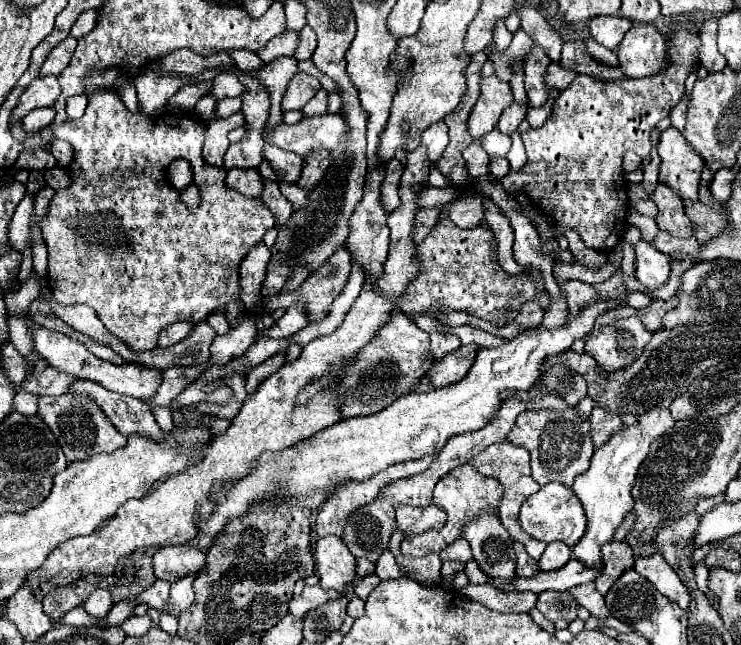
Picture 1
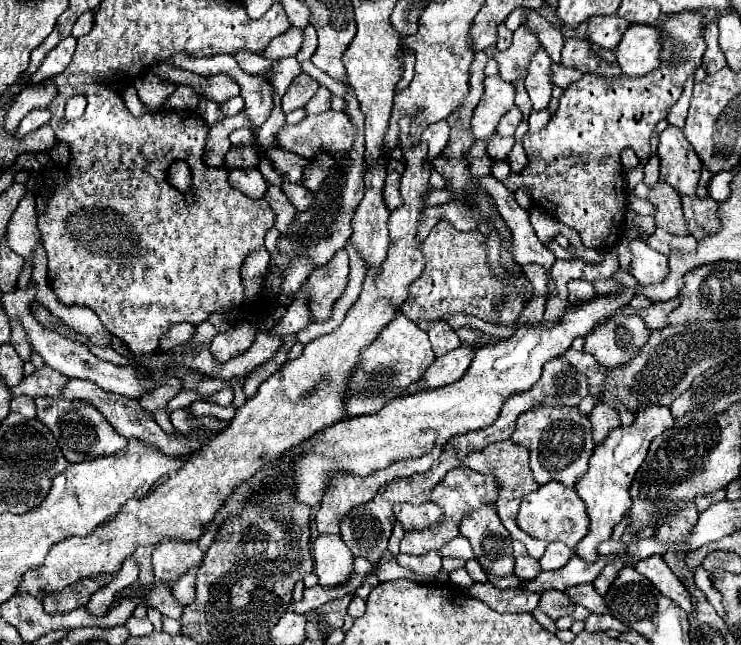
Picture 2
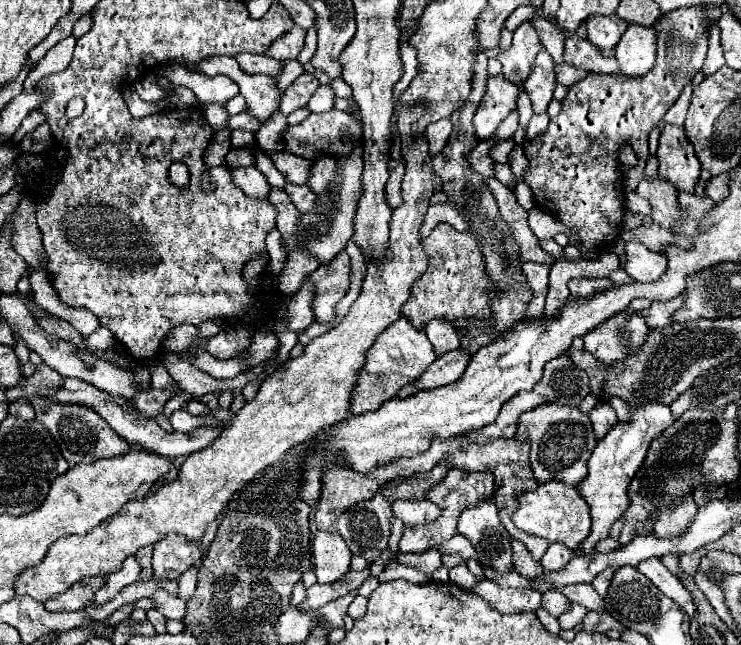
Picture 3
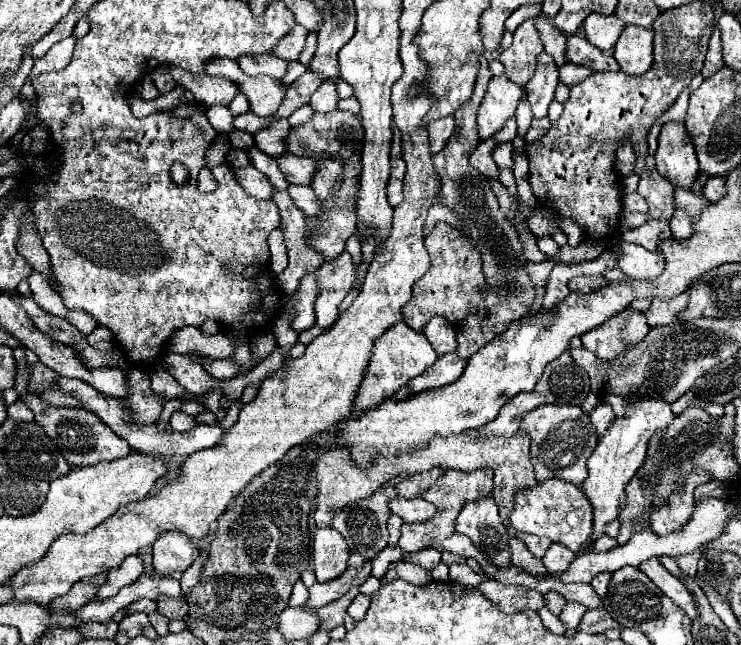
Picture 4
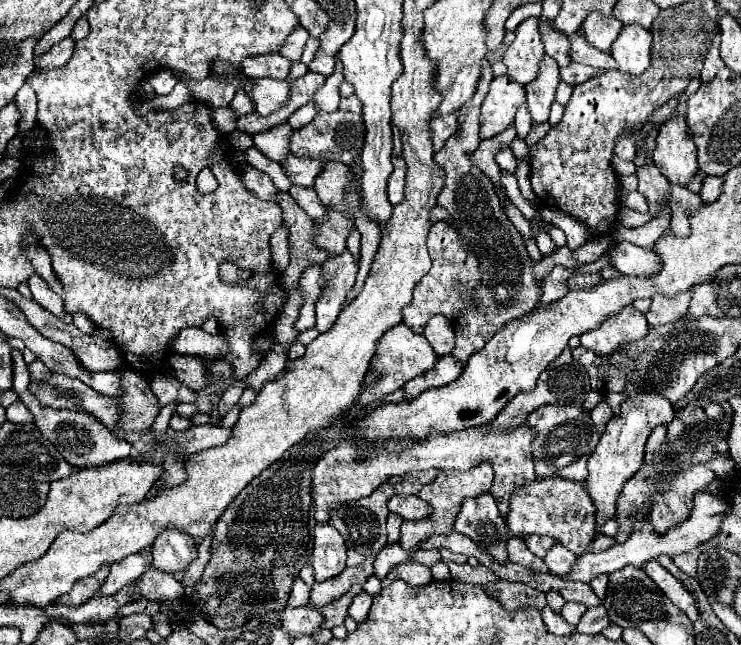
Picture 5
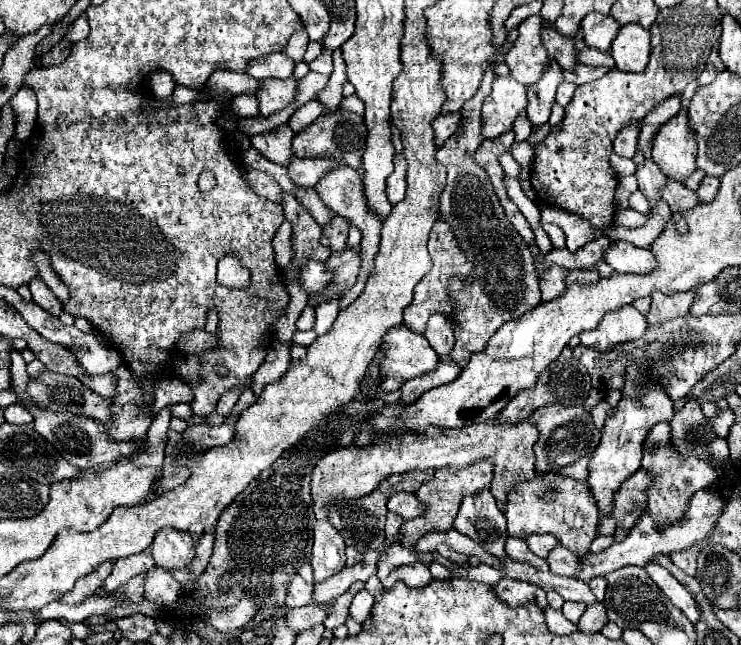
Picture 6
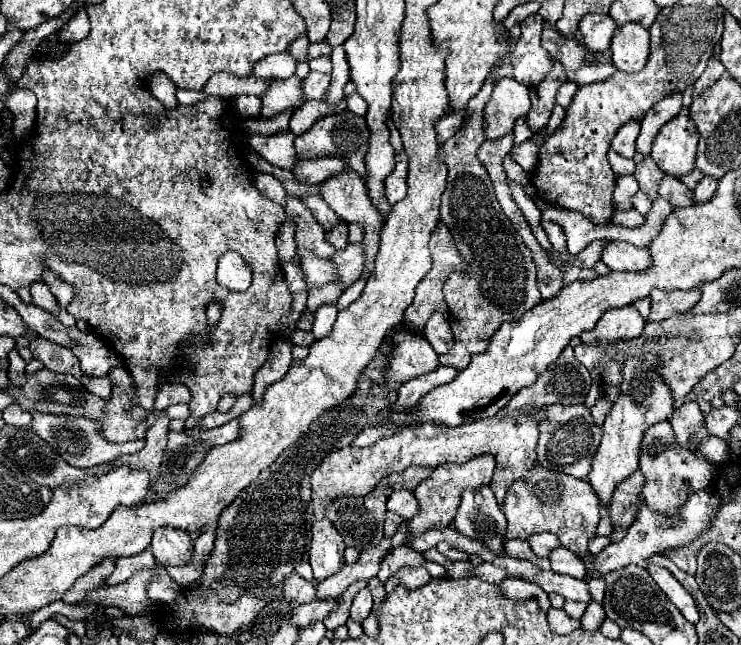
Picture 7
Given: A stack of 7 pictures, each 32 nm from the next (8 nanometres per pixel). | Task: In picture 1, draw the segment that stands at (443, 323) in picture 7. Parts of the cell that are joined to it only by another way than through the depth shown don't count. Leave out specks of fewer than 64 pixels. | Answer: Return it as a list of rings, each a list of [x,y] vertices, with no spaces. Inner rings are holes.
[[[436,330],[430,332],[430,342],[432,342],[430,350],[432,350],[434,358],[442,358],[442,356],[446,356],[448,352],[452,352],[460,346],[458,336],[454,336],[450,332],[436,332]]]

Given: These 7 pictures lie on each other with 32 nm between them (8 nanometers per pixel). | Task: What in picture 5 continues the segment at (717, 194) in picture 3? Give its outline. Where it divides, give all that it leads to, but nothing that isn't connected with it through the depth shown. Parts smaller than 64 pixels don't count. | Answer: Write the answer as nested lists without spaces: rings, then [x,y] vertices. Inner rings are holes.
[[[706,176],[702,182],[702,188],[700,188],[700,198],[708,204],[720,196],[720,188],[722,188],[722,178]]]

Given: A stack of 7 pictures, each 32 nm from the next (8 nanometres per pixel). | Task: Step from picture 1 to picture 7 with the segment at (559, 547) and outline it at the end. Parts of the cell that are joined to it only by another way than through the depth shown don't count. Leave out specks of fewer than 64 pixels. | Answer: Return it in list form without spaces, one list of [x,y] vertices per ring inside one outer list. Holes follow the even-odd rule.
[[[560,546],[556,548],[552,554],[550,554],[550,562],[552,562],[552,570],[558,572],[558,574],[568,574],[572,578],[578,578],[578,580],[584,580],[586,578],[586,570],[584,570],[584,564],[582,560],[570,552],[568,548]]]

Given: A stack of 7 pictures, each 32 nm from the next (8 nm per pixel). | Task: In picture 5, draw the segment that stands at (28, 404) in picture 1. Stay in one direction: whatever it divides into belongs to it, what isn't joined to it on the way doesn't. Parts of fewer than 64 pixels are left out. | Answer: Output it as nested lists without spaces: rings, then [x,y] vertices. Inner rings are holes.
[[[16,402],[16,404],[8,406],[6,408],[6,418],[12,424],[28,424],[28,422],[32,422],[32,414],[28,412],[28,408],[22,402]]]

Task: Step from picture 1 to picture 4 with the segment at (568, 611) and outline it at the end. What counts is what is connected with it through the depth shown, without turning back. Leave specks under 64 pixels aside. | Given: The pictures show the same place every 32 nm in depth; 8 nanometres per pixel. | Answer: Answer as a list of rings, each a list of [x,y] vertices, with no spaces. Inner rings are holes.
[[[548,592],[548,594],[544,596],[544,600],[546,600],[546,606],[550,608],[550,612],[556,614],[556,616],[562,612],[562,608],[564,608],[564,604],[566,604],[564,596],[560,596],[558,592]]]

